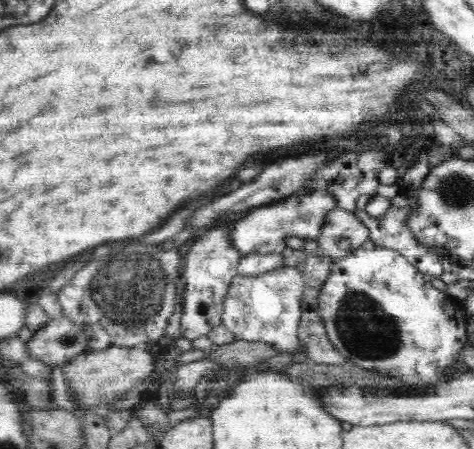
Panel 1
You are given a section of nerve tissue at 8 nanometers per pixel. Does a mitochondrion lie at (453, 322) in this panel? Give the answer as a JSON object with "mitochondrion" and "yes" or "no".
{"mitochondrion":"no"}

